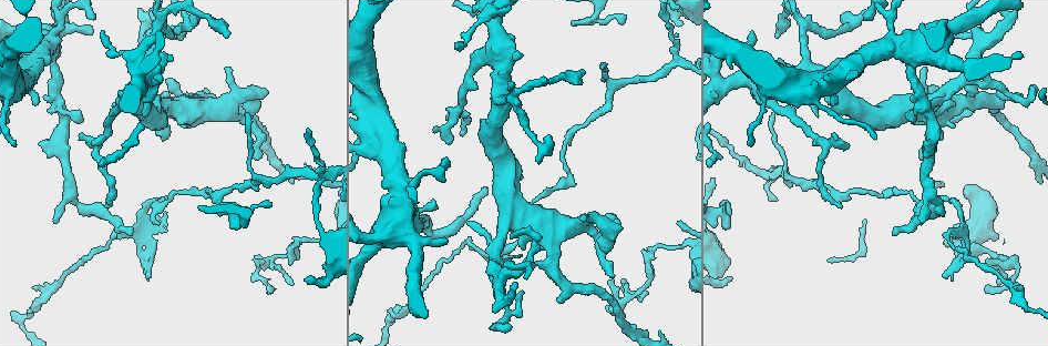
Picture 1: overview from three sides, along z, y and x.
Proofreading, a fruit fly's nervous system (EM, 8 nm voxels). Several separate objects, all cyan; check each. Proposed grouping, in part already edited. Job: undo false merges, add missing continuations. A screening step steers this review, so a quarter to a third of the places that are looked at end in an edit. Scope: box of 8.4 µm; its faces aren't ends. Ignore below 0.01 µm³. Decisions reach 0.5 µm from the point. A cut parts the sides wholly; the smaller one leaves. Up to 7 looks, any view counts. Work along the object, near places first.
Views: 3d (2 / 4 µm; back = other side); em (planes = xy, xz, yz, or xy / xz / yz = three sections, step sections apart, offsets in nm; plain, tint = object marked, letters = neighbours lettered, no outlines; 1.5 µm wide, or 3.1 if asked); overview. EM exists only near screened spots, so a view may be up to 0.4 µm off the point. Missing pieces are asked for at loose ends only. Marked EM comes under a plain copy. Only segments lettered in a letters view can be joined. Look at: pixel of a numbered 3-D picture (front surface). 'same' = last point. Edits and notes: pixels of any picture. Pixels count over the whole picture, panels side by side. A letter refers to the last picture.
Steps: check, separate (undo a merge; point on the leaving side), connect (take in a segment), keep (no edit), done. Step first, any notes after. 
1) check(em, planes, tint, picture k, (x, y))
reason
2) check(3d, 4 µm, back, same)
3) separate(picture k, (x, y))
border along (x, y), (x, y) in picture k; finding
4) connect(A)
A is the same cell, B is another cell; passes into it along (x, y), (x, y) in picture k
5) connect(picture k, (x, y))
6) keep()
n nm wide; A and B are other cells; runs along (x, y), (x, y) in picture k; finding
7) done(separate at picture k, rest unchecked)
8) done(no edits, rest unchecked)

check(3d, 4 µm, picture 1, (159, 222))
thin end

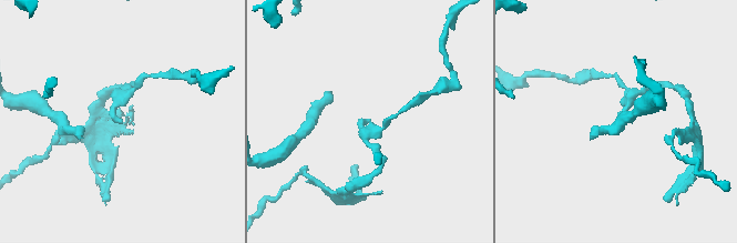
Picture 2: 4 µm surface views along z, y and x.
check(em, planes, letters, picture 2, (369, 121))

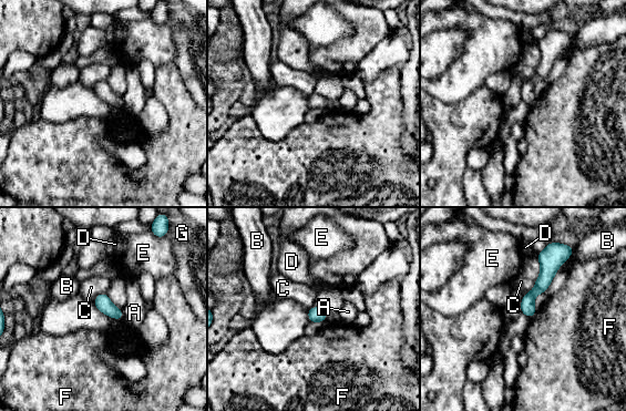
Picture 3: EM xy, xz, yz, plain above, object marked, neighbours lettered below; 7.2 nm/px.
keep()
A, B, C, D, E, F and G are other cells; border along (121, 310), (123, 319) in picture 3; no lettered segment goes on from it

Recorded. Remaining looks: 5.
check(em, xz, step 8, letters, picture 1, (246, 114))
an open end

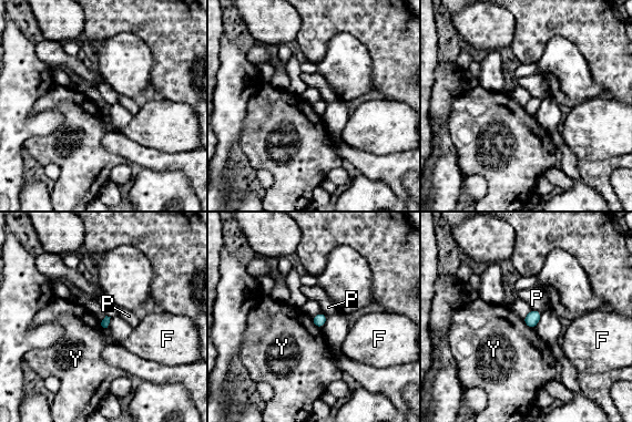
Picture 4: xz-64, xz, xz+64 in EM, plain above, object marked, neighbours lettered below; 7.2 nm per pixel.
keep()
F, P and Y are other cells; border along (522, 319), (532, 329) in picture 4; none of them fits

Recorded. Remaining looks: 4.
check(em, planes, letters, picture 1, (454, 46))
free end

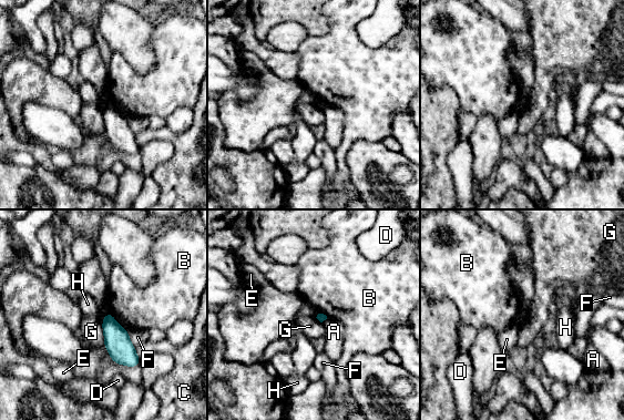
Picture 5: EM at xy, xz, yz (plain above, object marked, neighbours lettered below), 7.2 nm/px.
keep()
A, B, C, D, E, F, G and H are other cells; border along (105, 313), (102, 319) in picture 5; none of them fits

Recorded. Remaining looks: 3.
done(no edits, rest unchecked)

